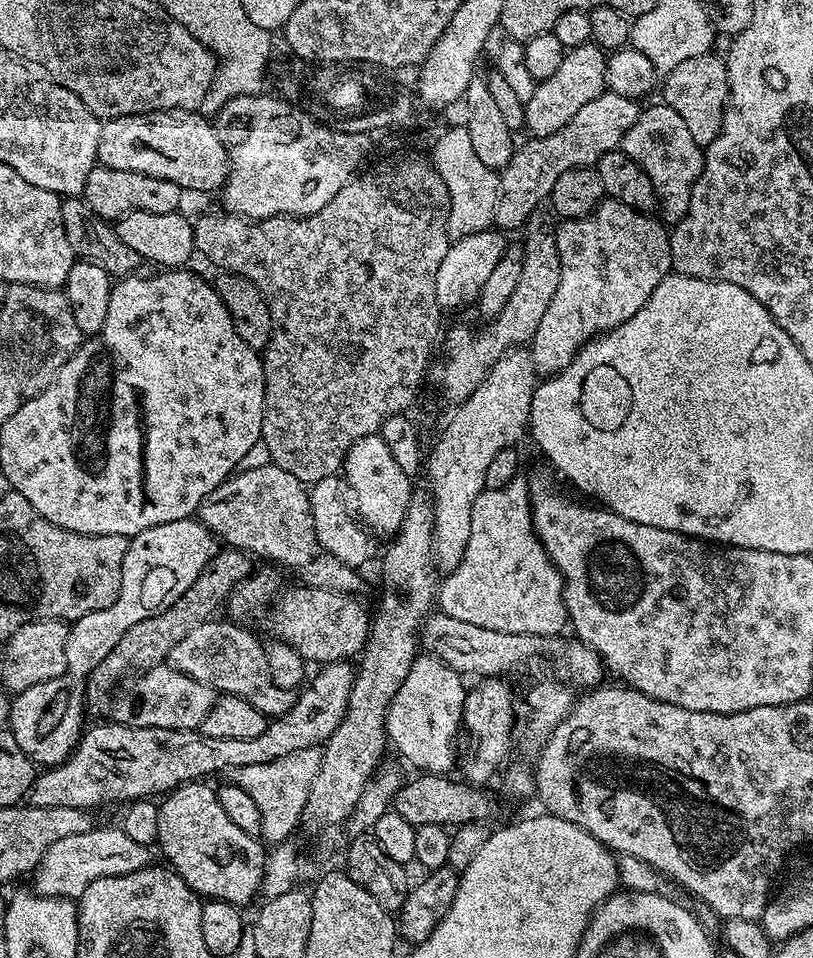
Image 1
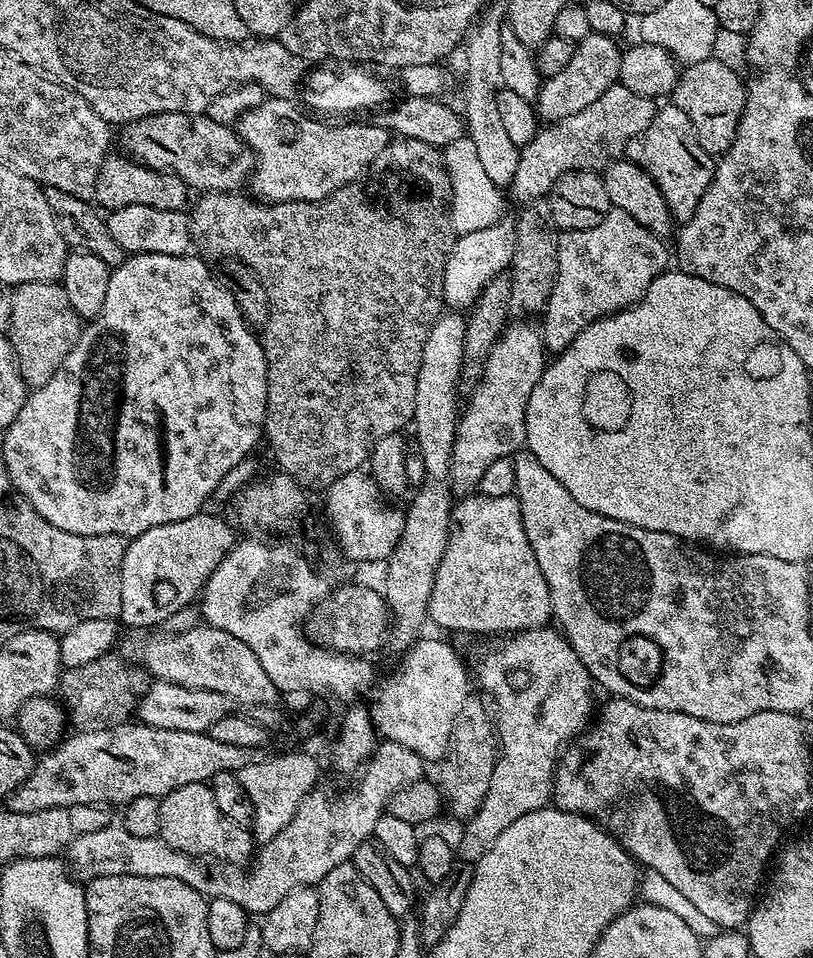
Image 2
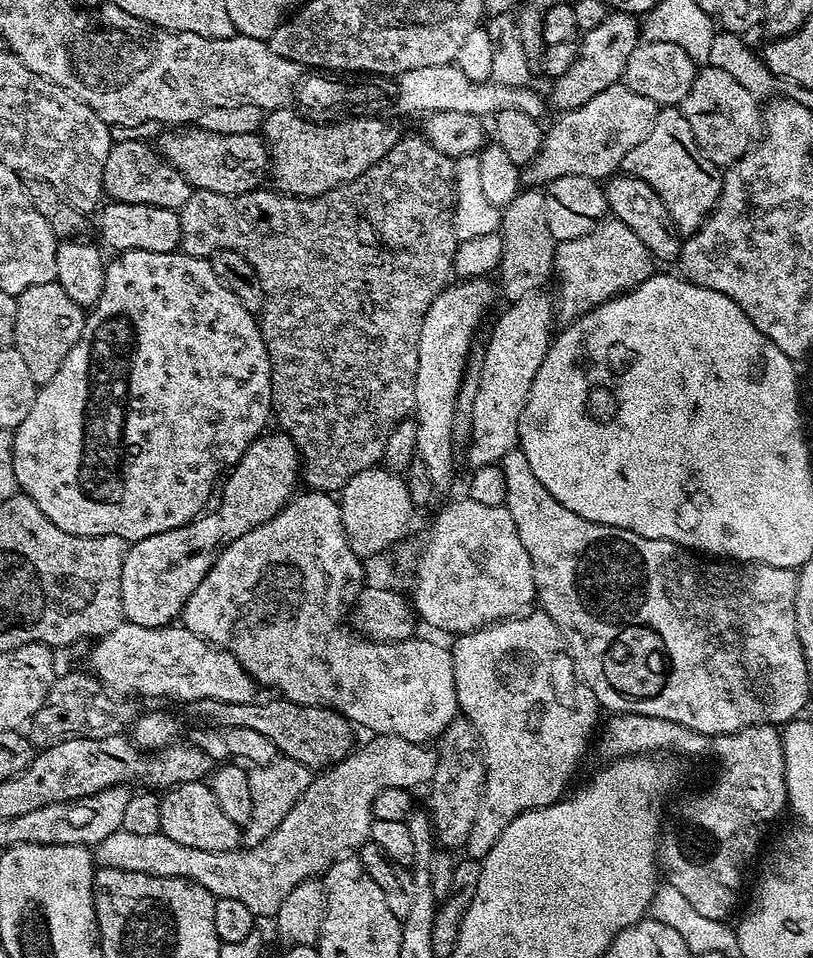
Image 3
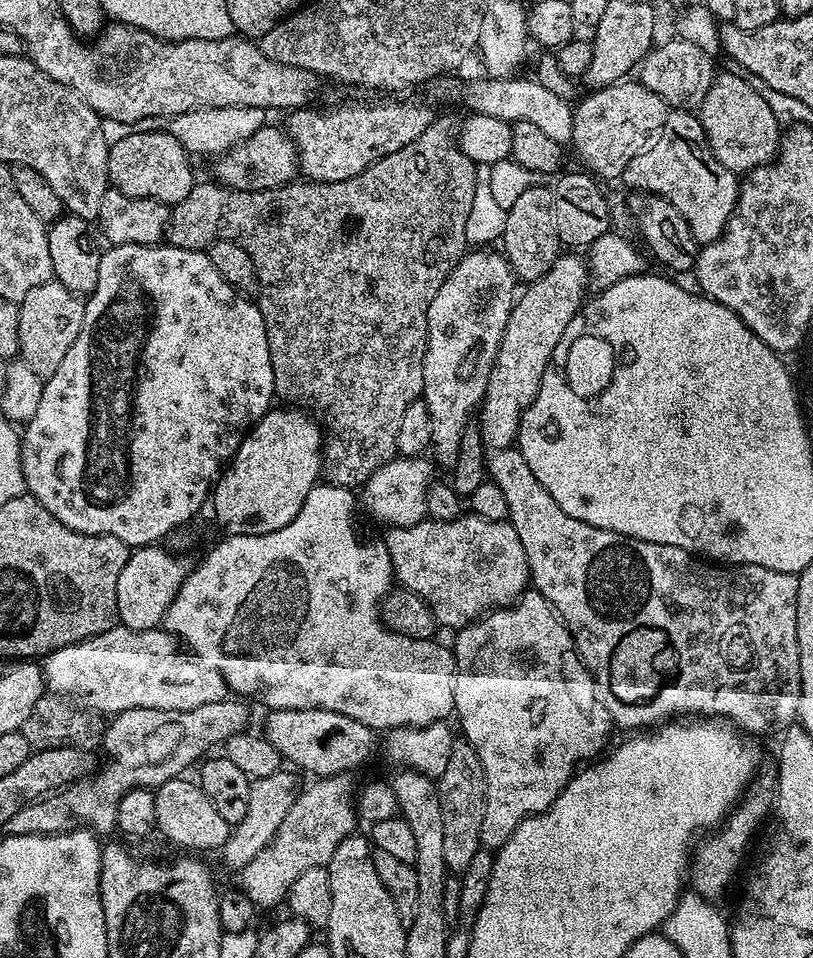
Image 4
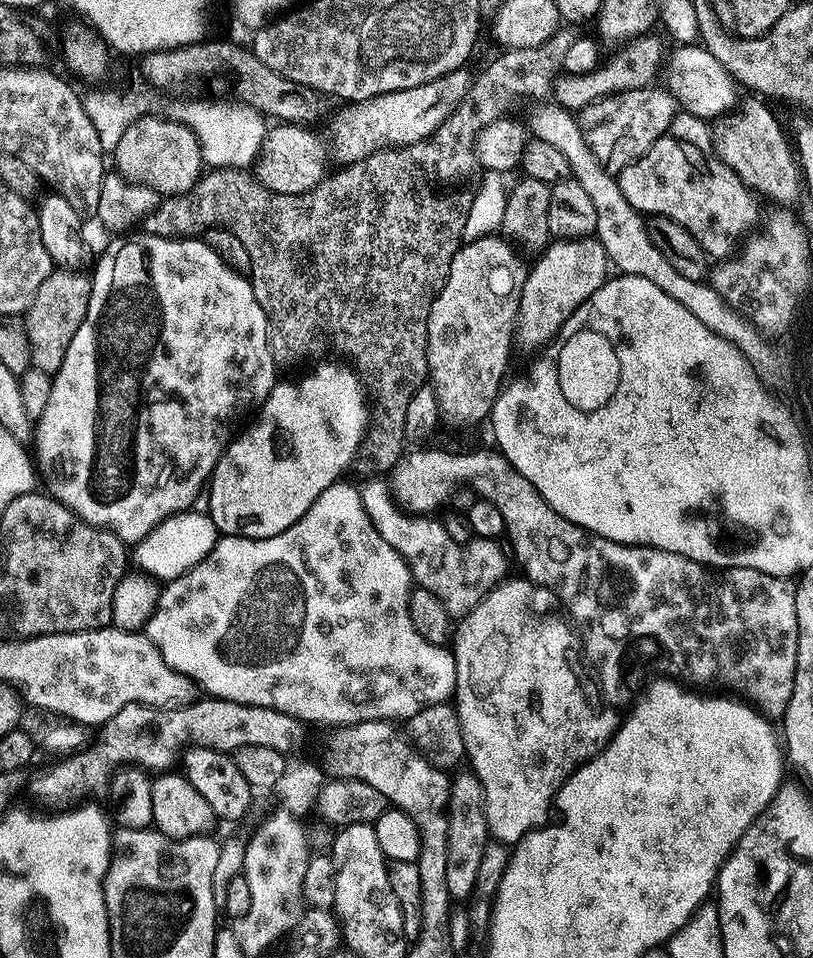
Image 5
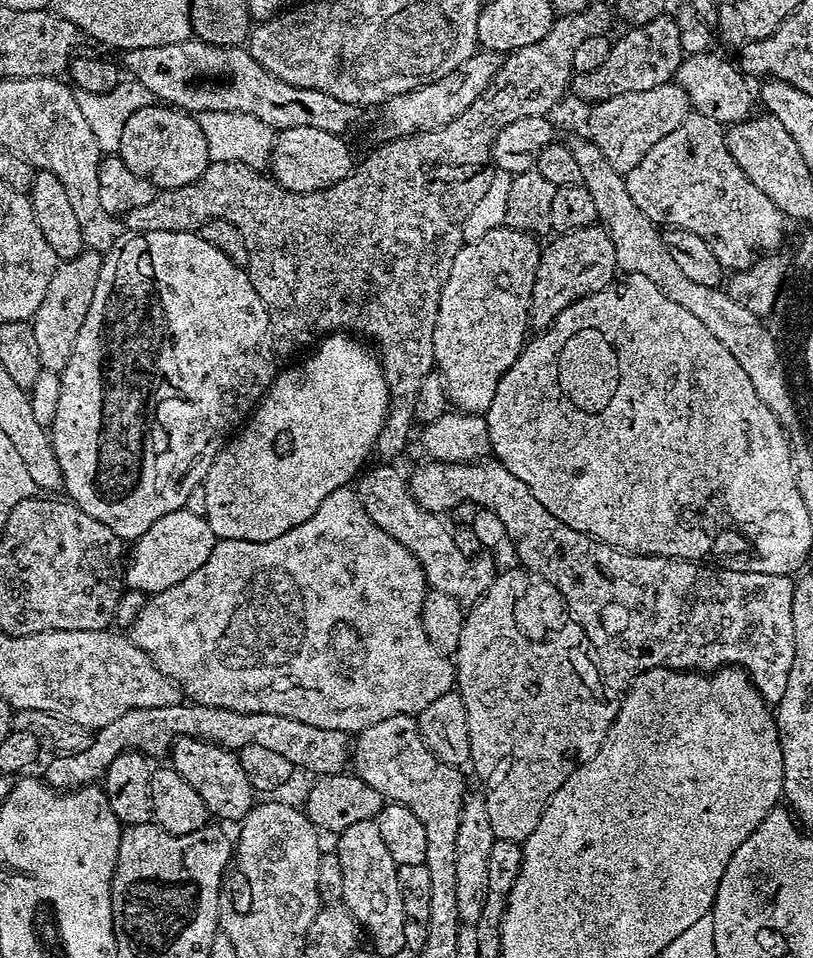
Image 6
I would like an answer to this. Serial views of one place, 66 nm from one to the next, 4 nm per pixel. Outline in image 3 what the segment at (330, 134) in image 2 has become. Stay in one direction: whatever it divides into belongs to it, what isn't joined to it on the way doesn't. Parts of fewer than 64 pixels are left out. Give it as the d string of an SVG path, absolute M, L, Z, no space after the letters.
M291 107L273 108L262 120L270 172L274 180L276 176L275 187L290 196L320 196L339 184L358 178L358 174L370 170L370 166L381 160L402 138L395 123L379 116L340 118L335 121L337 124L315 124L312 121L315 119L292 111Z

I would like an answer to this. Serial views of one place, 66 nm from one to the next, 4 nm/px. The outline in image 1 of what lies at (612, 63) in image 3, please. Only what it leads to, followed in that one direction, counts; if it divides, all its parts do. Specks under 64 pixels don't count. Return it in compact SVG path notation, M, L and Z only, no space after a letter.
M586 43L577 48L565 51L562 66L552 77L537 83L534 94L524 101L524 128L532 136L545 136L554 134L554 130L562 130L586 102L594 102L601 92L605 91L606 70L608 69L608 56L605 49L594 43Z

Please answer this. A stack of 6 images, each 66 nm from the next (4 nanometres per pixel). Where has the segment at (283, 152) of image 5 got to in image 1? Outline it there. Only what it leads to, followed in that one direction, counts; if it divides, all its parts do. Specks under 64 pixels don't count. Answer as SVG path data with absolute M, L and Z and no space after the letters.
M171 108L161 112L139 112L129 116L113 116L100 125L97 161L103 167L114 170L130 170L134 174L146 174L150 178L166 178L181 190L212 192L223 189L228 180L228 151L216 133L215 123L196 110Z

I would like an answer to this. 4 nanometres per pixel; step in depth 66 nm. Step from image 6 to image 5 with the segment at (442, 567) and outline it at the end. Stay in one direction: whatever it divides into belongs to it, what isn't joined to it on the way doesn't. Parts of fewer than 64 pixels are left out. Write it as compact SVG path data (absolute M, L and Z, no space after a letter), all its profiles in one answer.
M368 478L359 485L360 497L366 506L366 514L370 514L370 522L374 522L374 530L378 530L394 550L398 550L413 581L430 590L430 594L442 602L449 617L459 618L472 612L483 596L509 575L510 556L505 545L496 538L473 538L465 545L454 542L439 519L428 514L405 514L394 503L389 485L382 481Z

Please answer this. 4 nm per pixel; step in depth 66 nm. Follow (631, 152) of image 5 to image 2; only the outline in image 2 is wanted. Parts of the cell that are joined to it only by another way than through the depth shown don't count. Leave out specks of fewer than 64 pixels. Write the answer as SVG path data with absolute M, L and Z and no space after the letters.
M618 82L610 86L610 90L602 94L602 98L586 106L586 110L578 110L578 114L570 114L570 118L562 118L556 124L541 127L536 137L526 147L520 149L518 168L514 172L510 185L510 192L517 200L517 205L523 206L545 199L549 190L554 186L554 182L558 182L562 174L570 174L570 170L586 170L587 172L603 170L610 161L617 159L623 153L630 138L642 134L642 130L650 126L657 107L657 101L653 97L634 94L634 90L626 90L626 86Z

